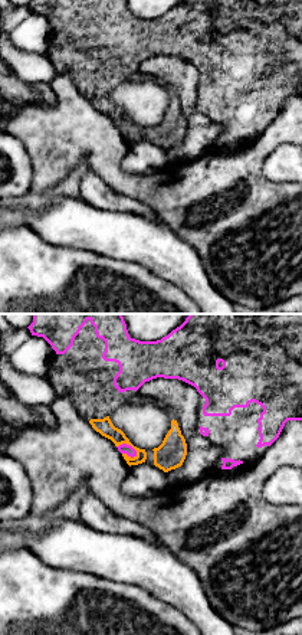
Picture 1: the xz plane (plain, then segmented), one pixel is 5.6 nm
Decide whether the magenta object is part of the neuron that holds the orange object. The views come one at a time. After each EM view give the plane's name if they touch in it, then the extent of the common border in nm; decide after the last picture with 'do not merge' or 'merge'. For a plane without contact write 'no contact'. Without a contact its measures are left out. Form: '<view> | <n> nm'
xz | 130 nm

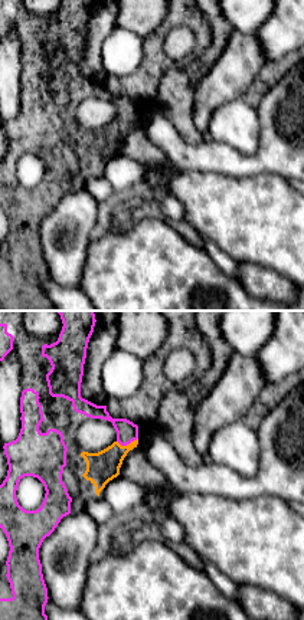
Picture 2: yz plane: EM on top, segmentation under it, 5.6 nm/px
yz | 120 nm

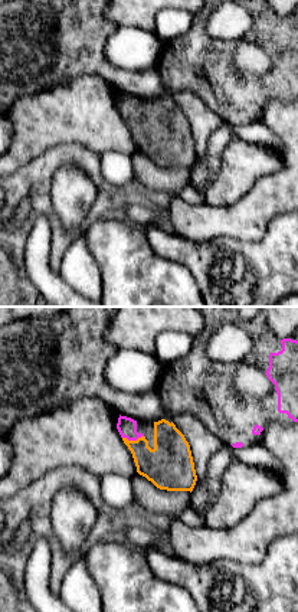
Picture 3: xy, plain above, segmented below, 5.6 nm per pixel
xy | 120 nm

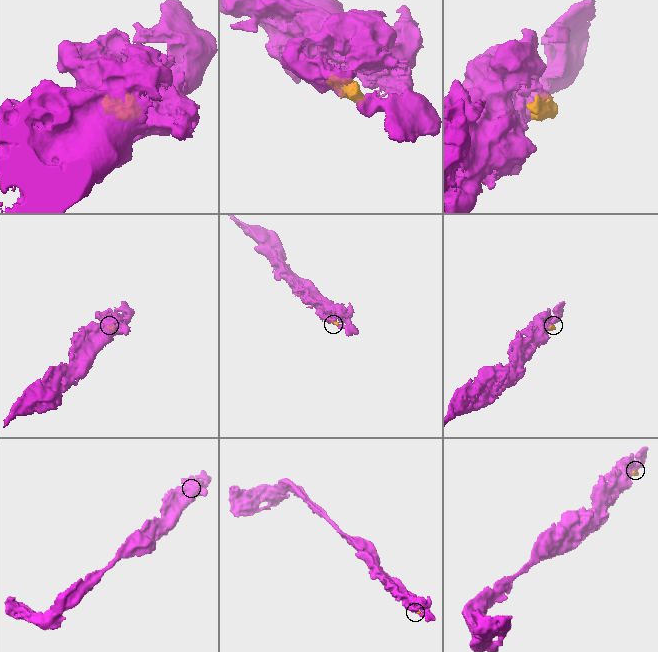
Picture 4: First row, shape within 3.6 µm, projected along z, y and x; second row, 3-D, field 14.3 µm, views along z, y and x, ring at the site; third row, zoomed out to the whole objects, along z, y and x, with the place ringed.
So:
merge

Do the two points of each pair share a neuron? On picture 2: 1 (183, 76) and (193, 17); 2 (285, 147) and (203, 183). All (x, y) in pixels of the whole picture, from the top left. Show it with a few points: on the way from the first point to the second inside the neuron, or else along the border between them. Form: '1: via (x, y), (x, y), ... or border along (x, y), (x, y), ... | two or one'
1: border along (203, 15), (211, 29), (211, 43), (198, 55) | two
2: border along (190, 170), (216, 171), (232, 177), (258, 173) | two

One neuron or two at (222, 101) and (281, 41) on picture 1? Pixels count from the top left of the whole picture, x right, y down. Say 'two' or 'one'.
one

